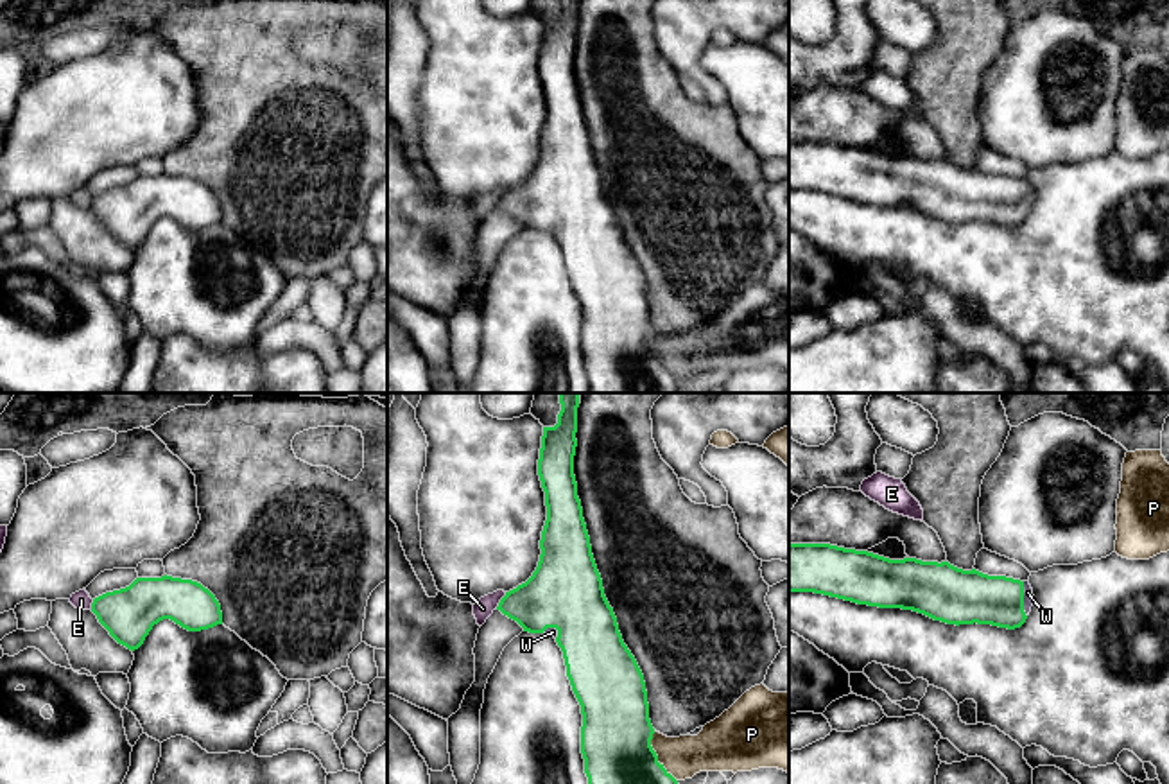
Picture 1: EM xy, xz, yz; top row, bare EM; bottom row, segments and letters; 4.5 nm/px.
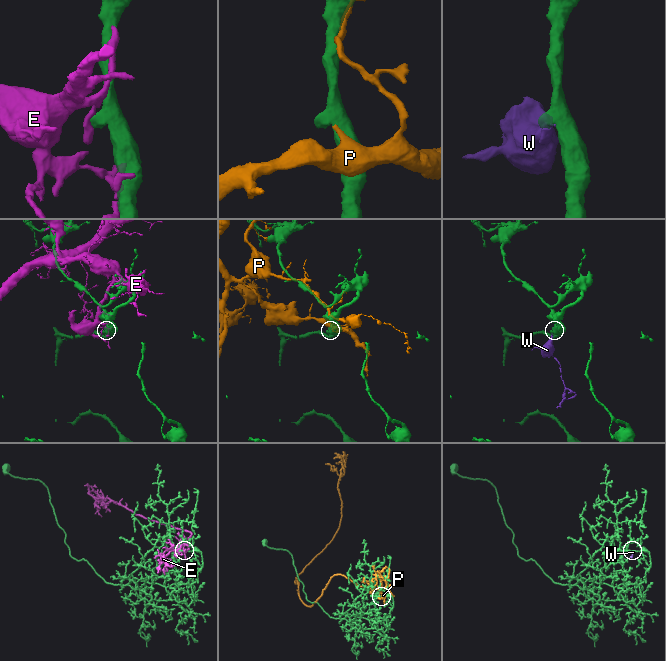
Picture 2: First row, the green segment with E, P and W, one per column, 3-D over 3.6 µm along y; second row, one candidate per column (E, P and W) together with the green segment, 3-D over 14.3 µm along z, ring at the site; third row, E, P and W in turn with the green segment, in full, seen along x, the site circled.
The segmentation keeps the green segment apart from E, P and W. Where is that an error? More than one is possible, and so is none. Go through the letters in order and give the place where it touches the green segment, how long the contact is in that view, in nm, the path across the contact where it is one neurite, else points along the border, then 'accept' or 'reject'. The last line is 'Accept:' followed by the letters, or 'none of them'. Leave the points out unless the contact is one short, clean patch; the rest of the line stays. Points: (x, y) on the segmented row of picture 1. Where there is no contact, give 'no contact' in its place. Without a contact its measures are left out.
E: contact xz (501, 600); length 90 nm; reject
P: contact xz (657, 756); length 260 nm; reject
W: contact yz (1022, 600); length 160 nm; way yz (967, 596), (1022, 600), (1028, 592); accept
Accept: W

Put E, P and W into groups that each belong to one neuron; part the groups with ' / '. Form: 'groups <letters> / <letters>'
groups E / P / W

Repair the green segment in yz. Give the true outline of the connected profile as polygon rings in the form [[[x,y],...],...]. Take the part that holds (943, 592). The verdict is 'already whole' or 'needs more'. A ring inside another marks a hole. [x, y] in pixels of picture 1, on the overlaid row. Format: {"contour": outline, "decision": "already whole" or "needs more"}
{"contour": [[[789,544],[789,592],[814,592],[857,605],[913,610],[956,626],[977,623],[1008,630],[1026,623],[1035,599],[1029,581],[988,576],[975,569],[963,571],[948,562],[889,560],[830,544]]], "decision": "needs more"}

